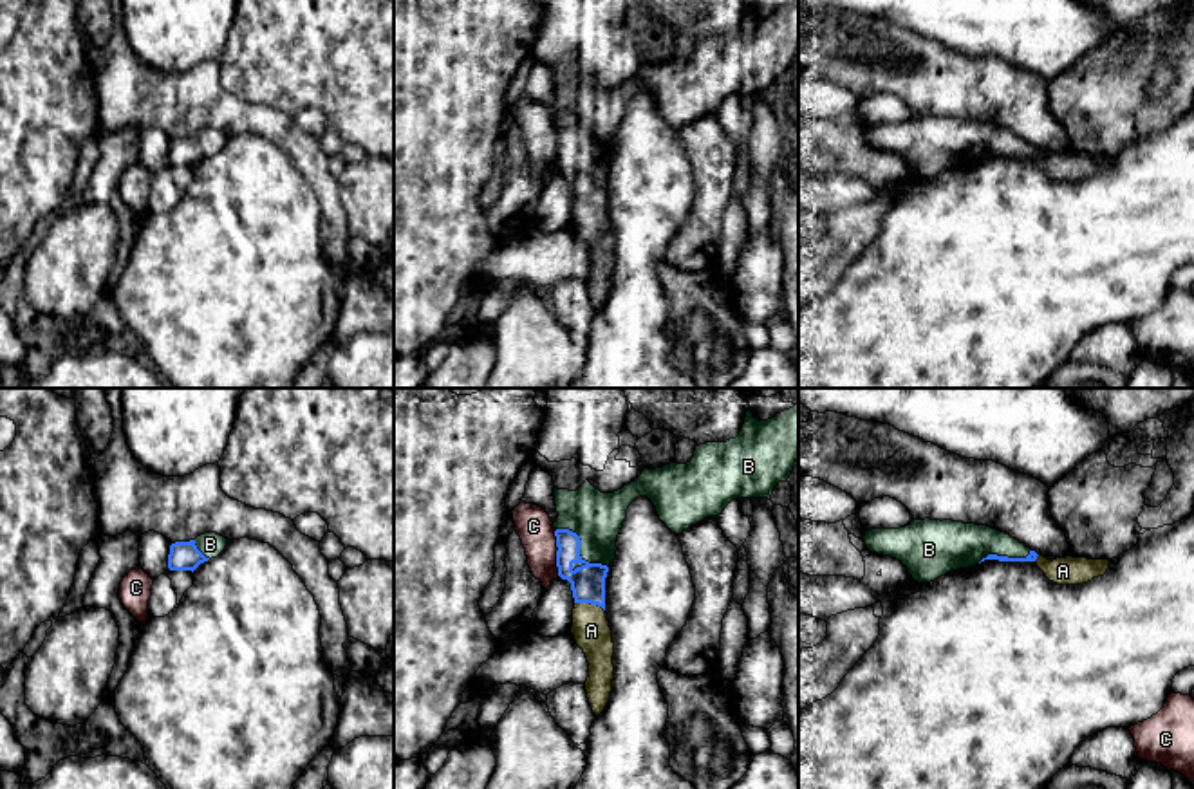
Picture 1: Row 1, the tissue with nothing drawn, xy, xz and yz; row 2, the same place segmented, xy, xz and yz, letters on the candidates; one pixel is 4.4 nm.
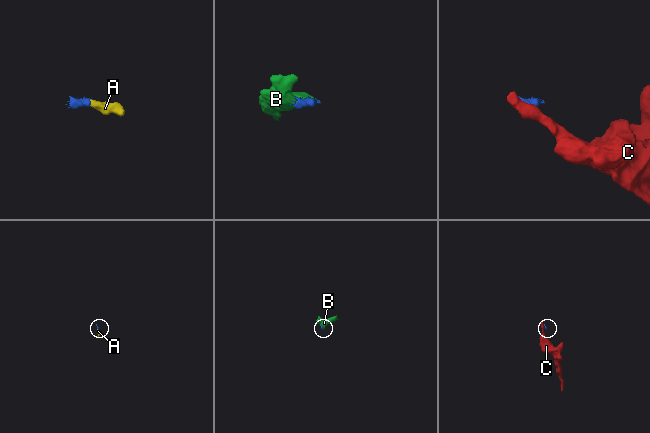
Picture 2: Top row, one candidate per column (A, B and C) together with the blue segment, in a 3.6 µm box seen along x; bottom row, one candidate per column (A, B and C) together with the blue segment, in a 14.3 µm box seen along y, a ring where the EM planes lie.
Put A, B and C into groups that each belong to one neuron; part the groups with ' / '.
A B / C

